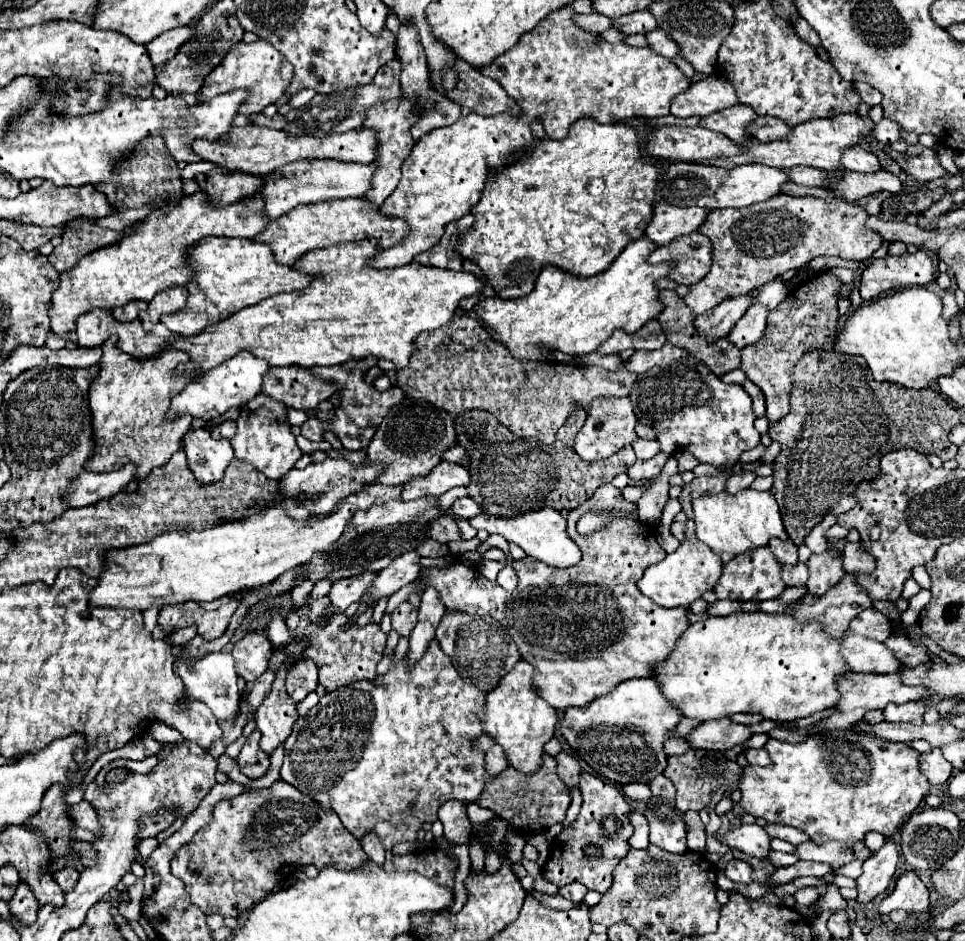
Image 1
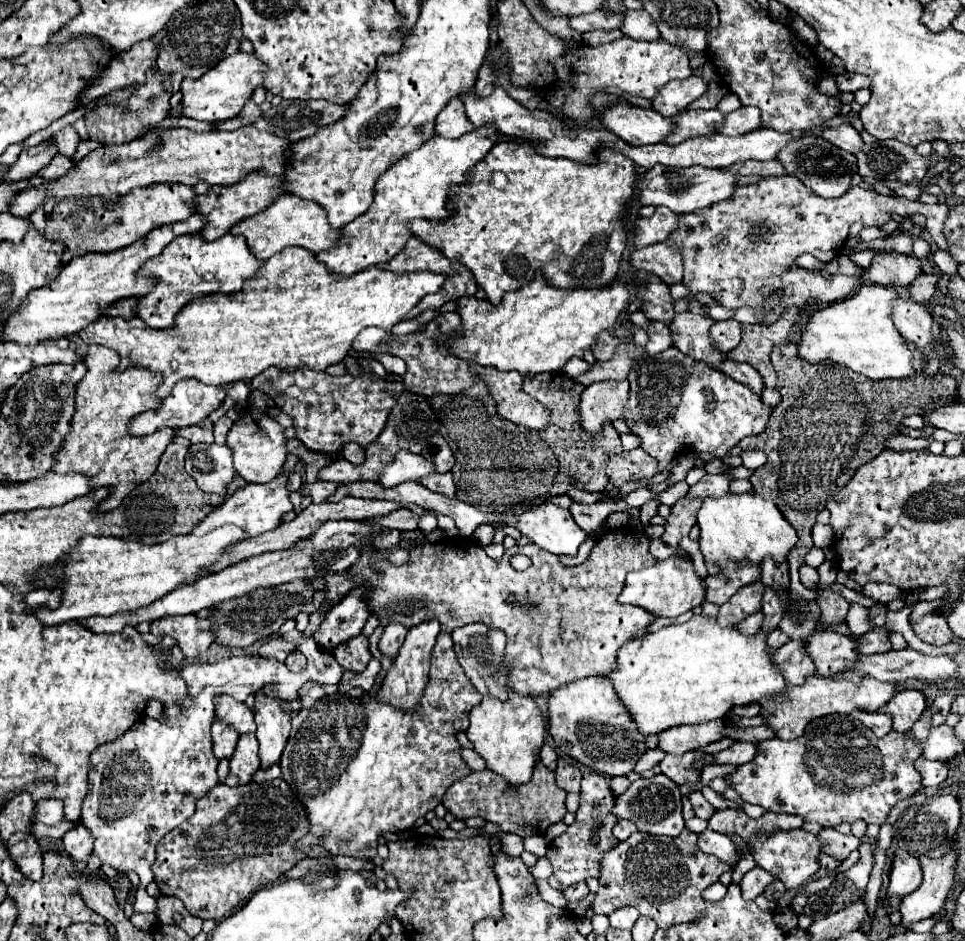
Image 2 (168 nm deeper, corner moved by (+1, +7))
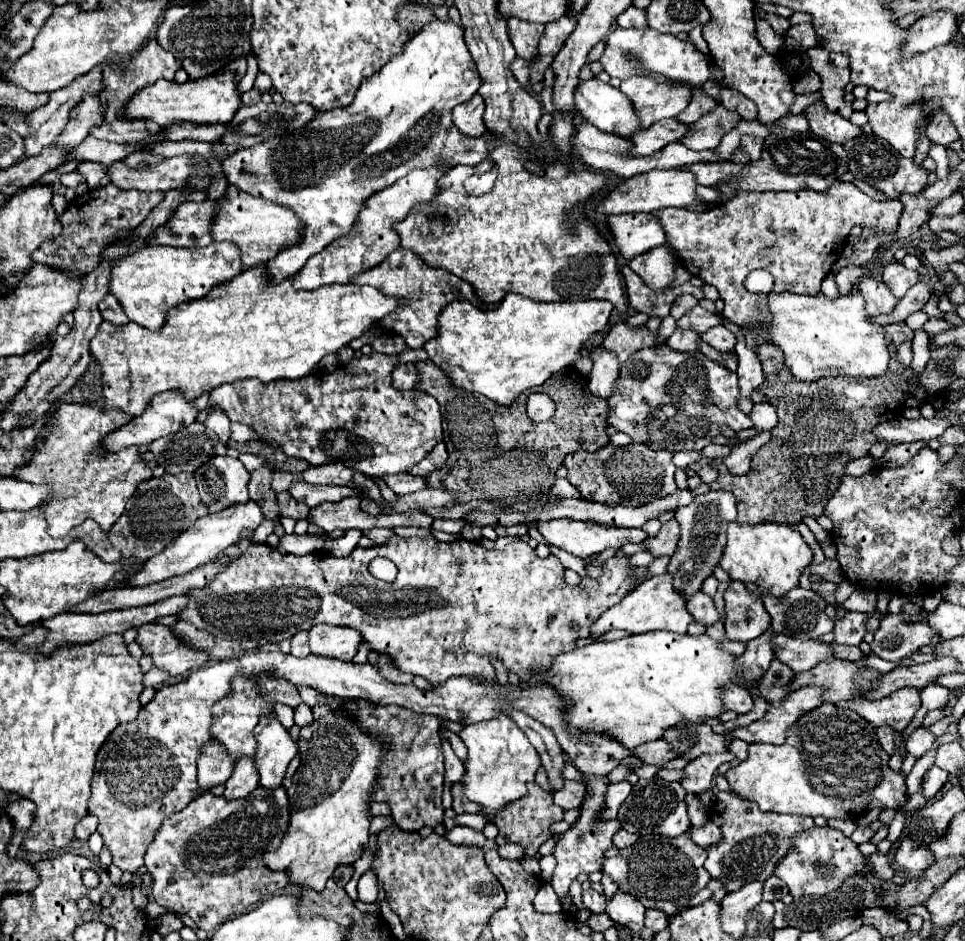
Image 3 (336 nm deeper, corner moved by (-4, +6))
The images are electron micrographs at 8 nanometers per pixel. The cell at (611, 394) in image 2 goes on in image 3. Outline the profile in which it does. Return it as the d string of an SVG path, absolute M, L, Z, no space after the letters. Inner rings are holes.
M603 346L591 348L591 360L593 360L593 370L589 374L589 390L595 396L607 398L611 396L611 392L615 392L615 380L619 378L619 360L615 352Z

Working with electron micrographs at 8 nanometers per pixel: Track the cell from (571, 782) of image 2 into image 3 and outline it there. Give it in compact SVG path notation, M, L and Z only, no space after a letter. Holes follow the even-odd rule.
M567 780L565 788L555 792L555 804L561 806L563 810L571 810L571 808L579 808L581 806L581 800L585 796L585 784L583 782L573 782L573 780Z

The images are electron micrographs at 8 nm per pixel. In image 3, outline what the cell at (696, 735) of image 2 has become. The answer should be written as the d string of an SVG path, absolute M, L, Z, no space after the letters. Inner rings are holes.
M655 740L655 742L641 744L639 748L631 750L631 756L633 756L633 758L639 758L643 764L653 764L653 766L657 766L657 768L661 768L665 762L677 758L677 756L671 752L671 746L667 746L665 740Z

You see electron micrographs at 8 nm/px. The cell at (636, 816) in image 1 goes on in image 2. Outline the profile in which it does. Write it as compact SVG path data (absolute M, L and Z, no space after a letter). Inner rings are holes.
M620 819L618 823L616 823L616 827L614 827L614 835L616 835L616 839L618 841L626 841L632 833L636 833L638 829L636 829L636 825L632 823L632 821L626 821L626 819Z

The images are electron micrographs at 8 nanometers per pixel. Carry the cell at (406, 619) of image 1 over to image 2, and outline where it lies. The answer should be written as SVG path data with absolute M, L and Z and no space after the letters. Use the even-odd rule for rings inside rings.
M390 621L388 627L384 629L384 635L382 635L380 643L378 643L380 653L382 653L382 655L390 655L390 657L394 659L394 657L398 655L398 649L400 649L402 643L404 643L406 633L408 633L406 625L402 625L402 623L398 623L398 621Z

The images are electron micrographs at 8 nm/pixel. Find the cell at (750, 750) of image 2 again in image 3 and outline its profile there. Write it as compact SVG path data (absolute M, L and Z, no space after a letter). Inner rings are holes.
M719 752L719 754L705 754L705 756L699 756L695 760L691 760L683 772L683 780L681 780L681 786L691 792L691 794L701 794L705 790L709 790L713 786L713 776L717 772L717 768L723 764L723 762L731 762L735 756L731 752Z

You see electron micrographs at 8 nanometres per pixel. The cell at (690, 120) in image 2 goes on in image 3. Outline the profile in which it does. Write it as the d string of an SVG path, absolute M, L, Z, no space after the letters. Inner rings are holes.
M667 118L667 120L659 120L655 124L651 124L649 128L641 130L641 132L631 134L627 140L633 144L633 148L631 148L633 156L647 156L647 154L659 152L669 142L677 142L685 134L687 134L685 124L677 122L675 118Z

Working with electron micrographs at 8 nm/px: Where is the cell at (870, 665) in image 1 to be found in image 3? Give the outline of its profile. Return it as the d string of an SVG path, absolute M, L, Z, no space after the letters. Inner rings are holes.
M773 634L771 644L775 660L787 664L793 672L811 670L817 662L833 658L831 646L817 640L791 640L791 636Z

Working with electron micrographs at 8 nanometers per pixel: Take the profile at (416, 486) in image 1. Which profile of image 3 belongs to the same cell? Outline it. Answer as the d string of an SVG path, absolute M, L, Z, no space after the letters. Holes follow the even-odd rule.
M407 348L397 356L387 356L373 352L371 356L353 358L341 364L335 372L317 372L299 380L277 380L261 382L257 378L239 380L235 384L223 384L209 394L209 408L221 408L227 412L231 422L241 422L259 432L259 442L283 450L287 456L303 458L311 466L321 464L347 464L369 476L407 472L419 460L423 460L435 444L443 440L440 406L433 396L425 392L399 392L391 386L391 372L399 364L409 364L417 360L429 360L423 348Z

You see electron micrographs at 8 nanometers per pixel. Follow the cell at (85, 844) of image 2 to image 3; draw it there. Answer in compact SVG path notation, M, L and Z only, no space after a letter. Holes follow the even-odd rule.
M87 814L77 826L75 826L75 838L77 840L87 840L93 832L97 830L97 816L93 816L93 814Z

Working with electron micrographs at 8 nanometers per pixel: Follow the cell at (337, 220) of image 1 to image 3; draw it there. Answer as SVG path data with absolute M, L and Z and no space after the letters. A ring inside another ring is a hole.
M227 184L225 196L227 196L225 202L219 204L219 212L213 218L211 236L217 242L223 242L223 240L233 242L241 250L241 260L247 268L271 260L283 244L293 244L299 238L301 234L299 220L295 212L291 212L289 208L283 208L269 200L255 198L231 184Z

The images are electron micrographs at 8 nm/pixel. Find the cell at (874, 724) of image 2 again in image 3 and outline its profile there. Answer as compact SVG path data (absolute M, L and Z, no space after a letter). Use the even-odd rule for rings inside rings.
M879 726L879 728L877 728L877 740L879 740L881 748L883 748L889 756L893 754L893 748L895 748L893 738L895 738L895 734L891 732L891 728L887 728L887 726Z

